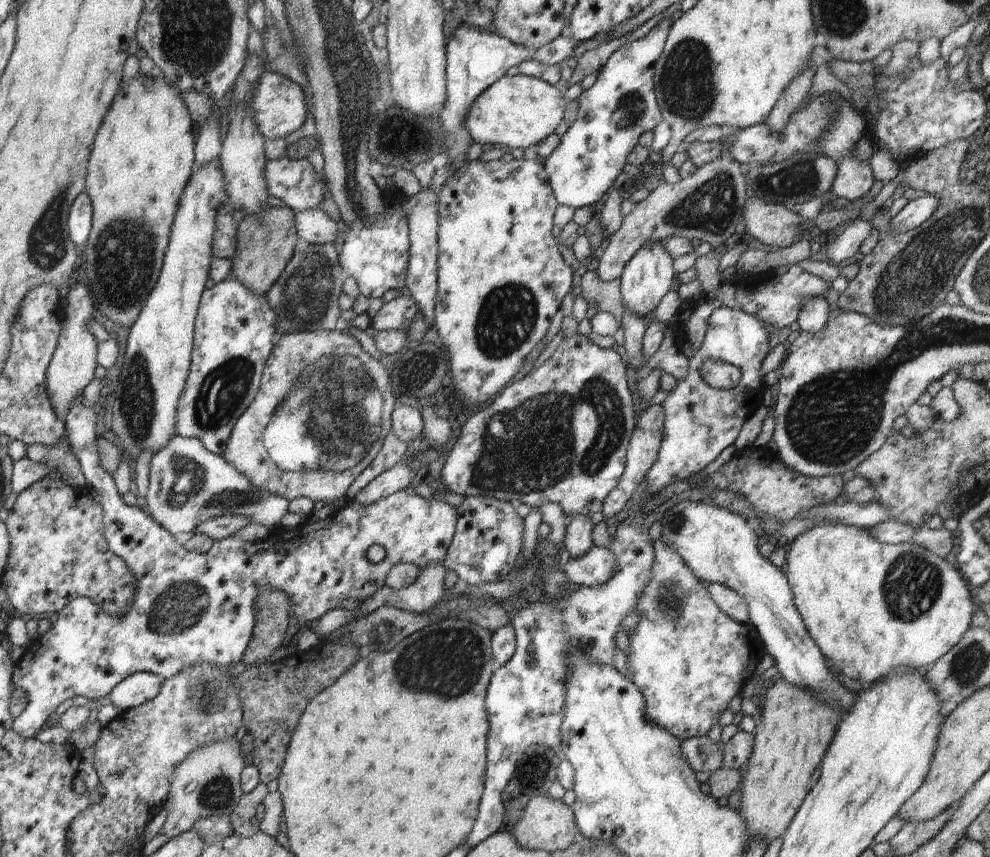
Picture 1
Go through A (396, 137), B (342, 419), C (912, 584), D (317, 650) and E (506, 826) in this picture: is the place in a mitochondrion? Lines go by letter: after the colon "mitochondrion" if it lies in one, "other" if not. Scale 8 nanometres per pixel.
A: mitochondrion
B: mitochondrion
C: mitochondrion
D: other
E: other

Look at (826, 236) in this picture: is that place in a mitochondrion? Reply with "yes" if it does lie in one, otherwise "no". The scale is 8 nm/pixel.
no

